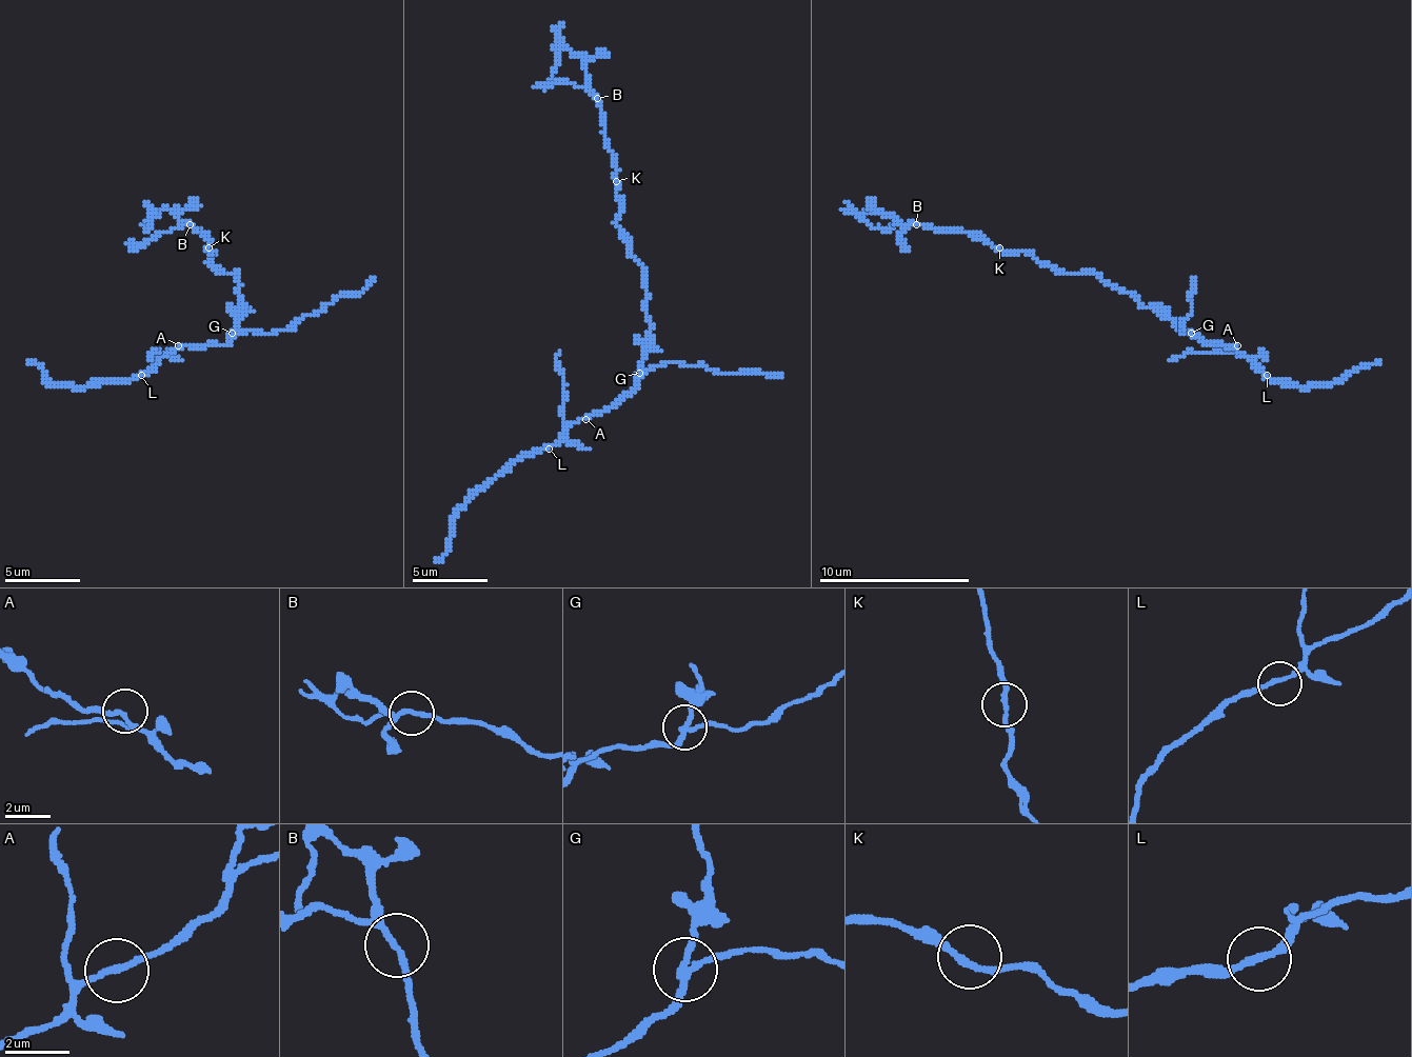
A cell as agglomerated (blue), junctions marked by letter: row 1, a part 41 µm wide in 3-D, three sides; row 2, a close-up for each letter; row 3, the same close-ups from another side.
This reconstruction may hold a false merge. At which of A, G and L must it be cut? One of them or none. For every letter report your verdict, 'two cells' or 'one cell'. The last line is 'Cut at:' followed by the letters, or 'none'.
A: one cell
G: two cells
L: one cell
Cut at: G

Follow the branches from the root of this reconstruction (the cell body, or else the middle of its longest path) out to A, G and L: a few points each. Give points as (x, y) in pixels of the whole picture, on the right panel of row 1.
A: (1135, 300), (1147, 307), (1157, 307), (1180, 330), (1195, 334), (1207, 345), (1237, 345)
G: (1135, 300), (1147, 307), (1157, 307), (1180, 330), (1192, 334)
L: (1135, 300), (1147, 307), (1157, 307), (1180, 330), (1195, 334), (1207, 345), (1233, 345), (1267, 375)

